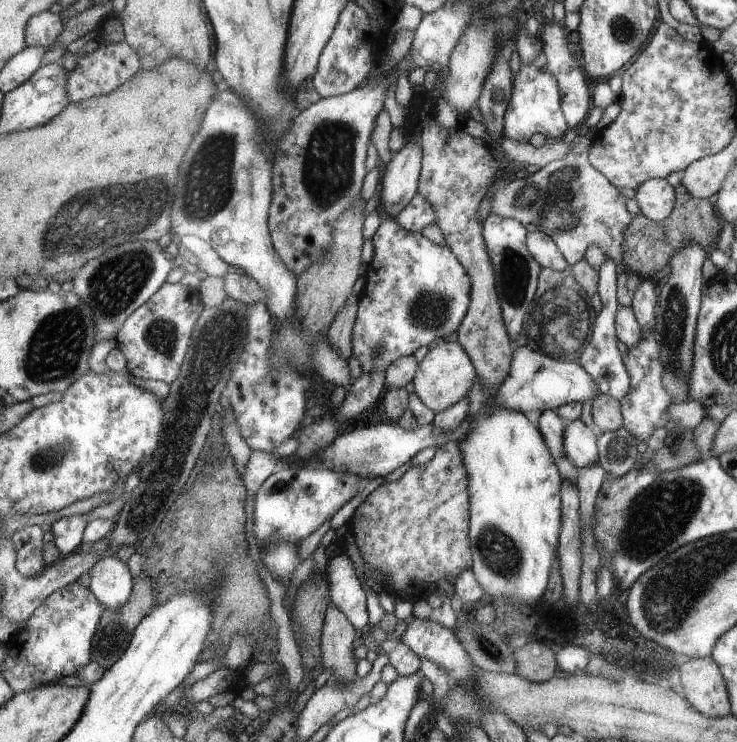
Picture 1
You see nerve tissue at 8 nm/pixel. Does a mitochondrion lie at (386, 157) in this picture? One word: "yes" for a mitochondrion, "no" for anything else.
no

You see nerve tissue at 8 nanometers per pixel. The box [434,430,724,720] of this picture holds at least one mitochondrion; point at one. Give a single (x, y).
(654, 518)

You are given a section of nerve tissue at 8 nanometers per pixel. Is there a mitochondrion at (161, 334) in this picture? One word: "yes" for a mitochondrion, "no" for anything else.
yes

